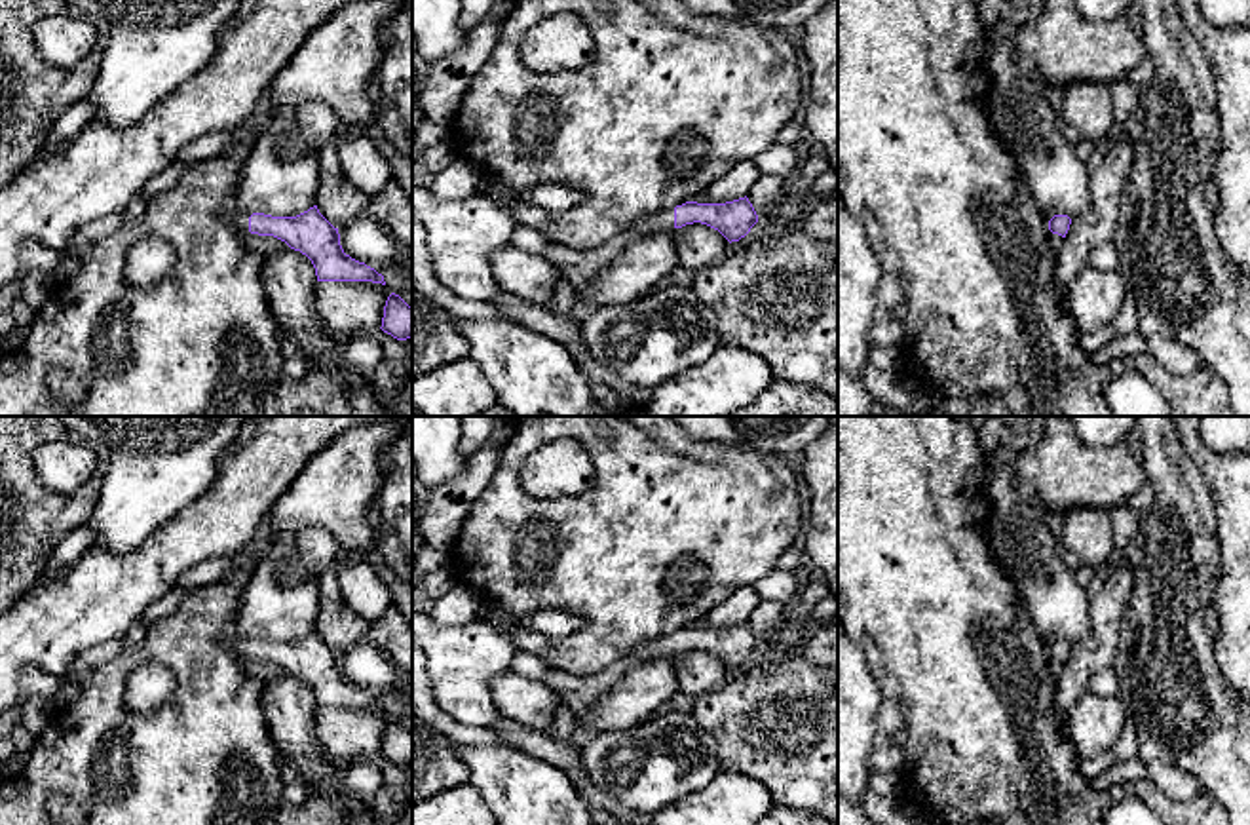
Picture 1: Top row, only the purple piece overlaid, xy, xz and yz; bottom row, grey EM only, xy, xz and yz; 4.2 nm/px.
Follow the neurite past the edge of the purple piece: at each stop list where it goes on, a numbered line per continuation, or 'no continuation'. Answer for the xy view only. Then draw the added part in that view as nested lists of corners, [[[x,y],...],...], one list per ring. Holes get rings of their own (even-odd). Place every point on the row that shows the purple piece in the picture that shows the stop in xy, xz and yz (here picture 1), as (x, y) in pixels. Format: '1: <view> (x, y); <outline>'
1: xy (240, 217); [[[236,209],[236,211],[232,211],[230,213],[230,219],[241,228],[241,230],[245,230],[245,232],[249,232],[249,217],[251,217],[253,213],[251,211],[245,211],[245,209]],[[249,232],[251,234],[251,232]]]

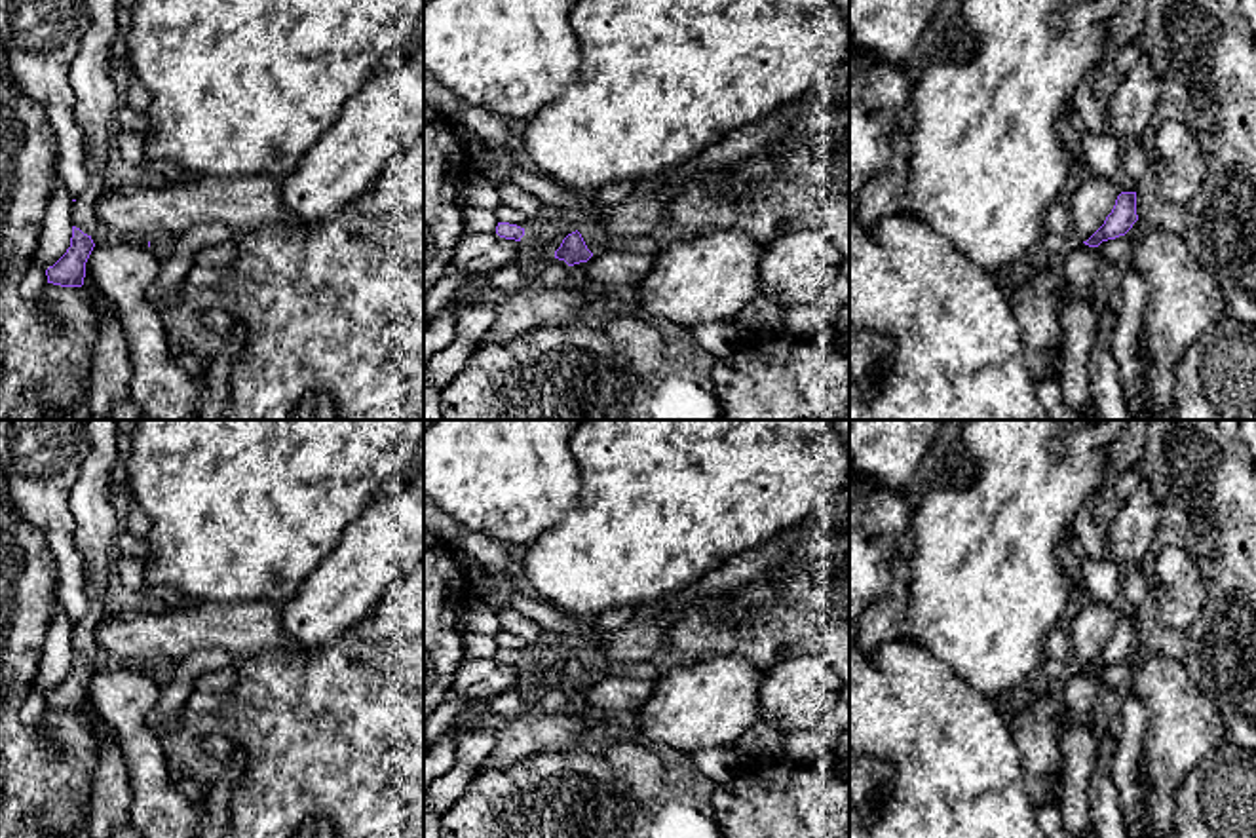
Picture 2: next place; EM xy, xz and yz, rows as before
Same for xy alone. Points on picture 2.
no continuation

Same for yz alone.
no continuation

